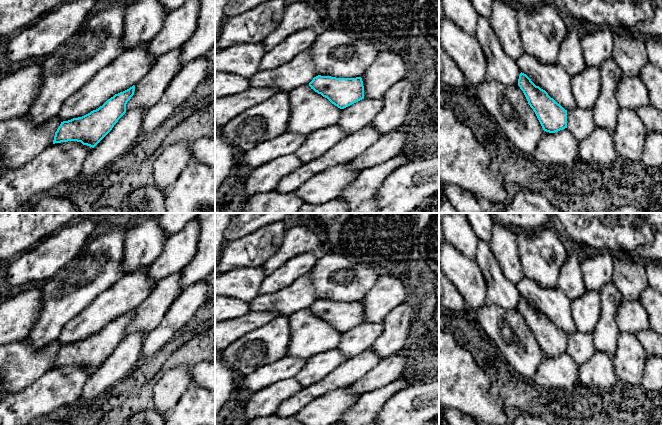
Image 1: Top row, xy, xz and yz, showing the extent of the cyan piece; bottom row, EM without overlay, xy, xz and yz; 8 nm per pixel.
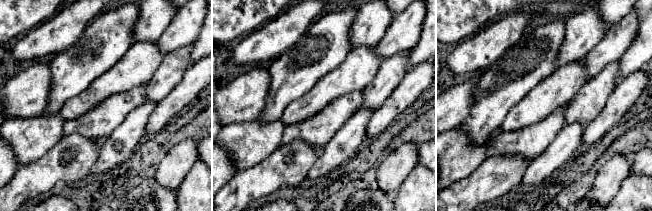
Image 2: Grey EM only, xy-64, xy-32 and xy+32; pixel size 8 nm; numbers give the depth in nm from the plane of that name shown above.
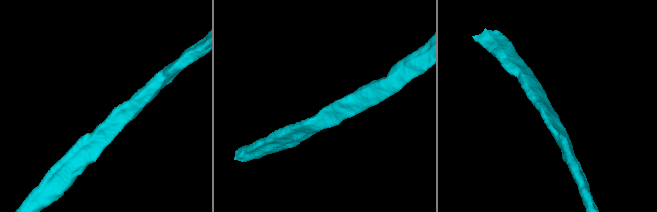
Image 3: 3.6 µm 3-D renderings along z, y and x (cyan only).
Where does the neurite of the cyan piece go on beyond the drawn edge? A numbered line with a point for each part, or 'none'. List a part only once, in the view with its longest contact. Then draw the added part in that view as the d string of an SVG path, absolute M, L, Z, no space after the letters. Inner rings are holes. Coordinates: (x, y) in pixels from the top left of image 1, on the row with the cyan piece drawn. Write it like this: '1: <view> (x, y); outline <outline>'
none

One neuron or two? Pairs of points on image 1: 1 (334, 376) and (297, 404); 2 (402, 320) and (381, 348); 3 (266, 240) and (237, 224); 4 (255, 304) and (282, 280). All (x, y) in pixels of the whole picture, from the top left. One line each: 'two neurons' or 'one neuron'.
1: one neuron
2: one neuron
3: two neurons
4: two neurons

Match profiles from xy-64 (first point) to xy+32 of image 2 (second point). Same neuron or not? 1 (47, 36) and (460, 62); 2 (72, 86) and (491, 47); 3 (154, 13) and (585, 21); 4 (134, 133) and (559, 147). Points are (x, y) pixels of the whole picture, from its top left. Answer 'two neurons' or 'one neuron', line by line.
1: one neuron
2: two neurons
3: one neuron
4: one neuron

